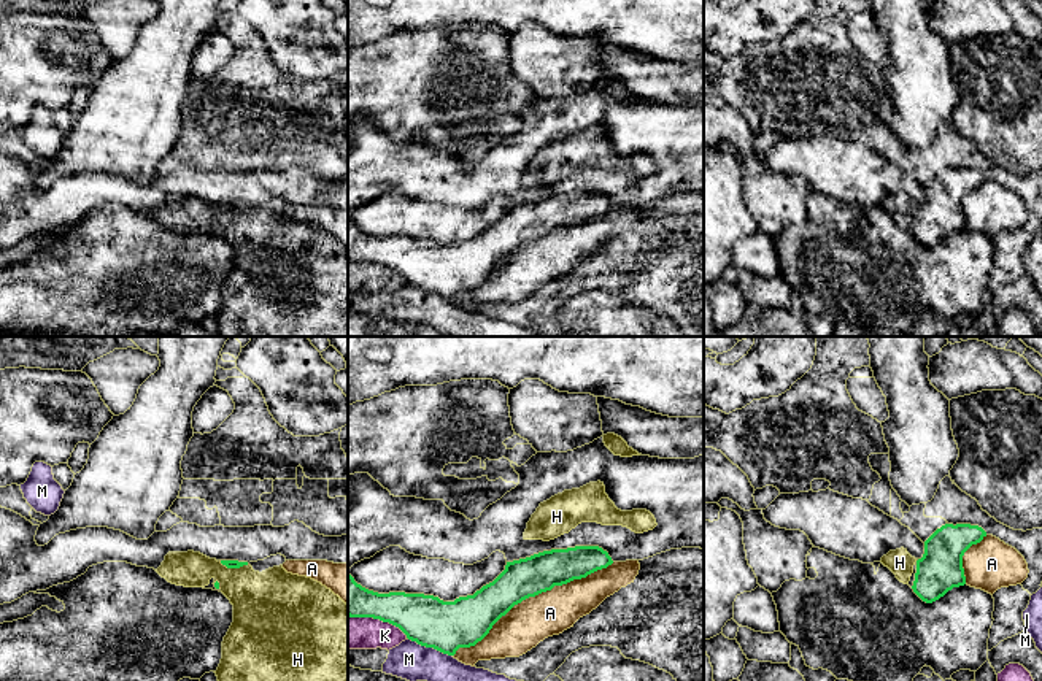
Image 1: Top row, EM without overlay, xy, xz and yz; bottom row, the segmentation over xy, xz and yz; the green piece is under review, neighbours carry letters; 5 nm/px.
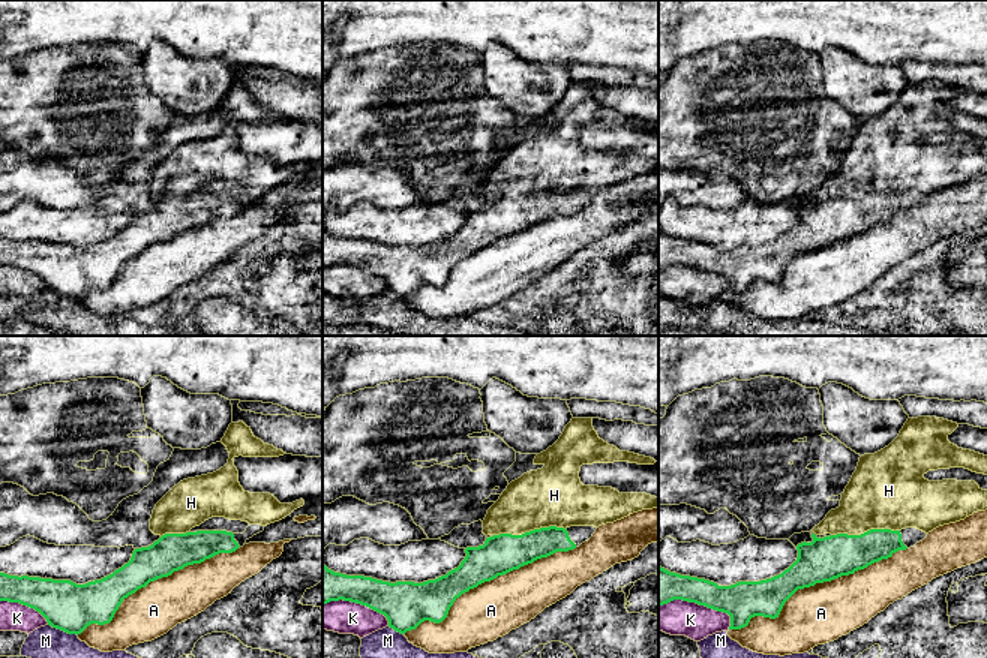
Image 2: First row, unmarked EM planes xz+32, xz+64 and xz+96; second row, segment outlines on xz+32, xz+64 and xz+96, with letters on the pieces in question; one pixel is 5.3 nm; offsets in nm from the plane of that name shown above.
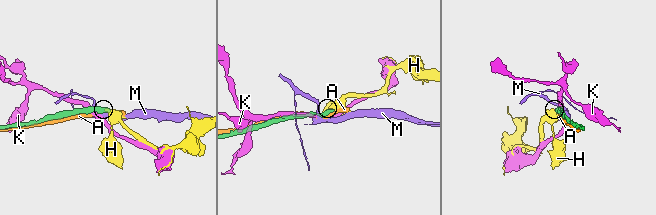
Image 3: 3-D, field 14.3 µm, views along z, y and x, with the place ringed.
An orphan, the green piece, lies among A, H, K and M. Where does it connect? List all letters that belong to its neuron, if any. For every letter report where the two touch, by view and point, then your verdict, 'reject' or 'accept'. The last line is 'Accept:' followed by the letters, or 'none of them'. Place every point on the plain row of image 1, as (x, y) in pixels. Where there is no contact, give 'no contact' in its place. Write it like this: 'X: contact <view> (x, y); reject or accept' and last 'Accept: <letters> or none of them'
A: contact xz (531, 240); reject
H: contact xy (234, 211); accept
K: contact xz (378, 262); reject
M: contact xz (431, 291); reject
Accept: H

